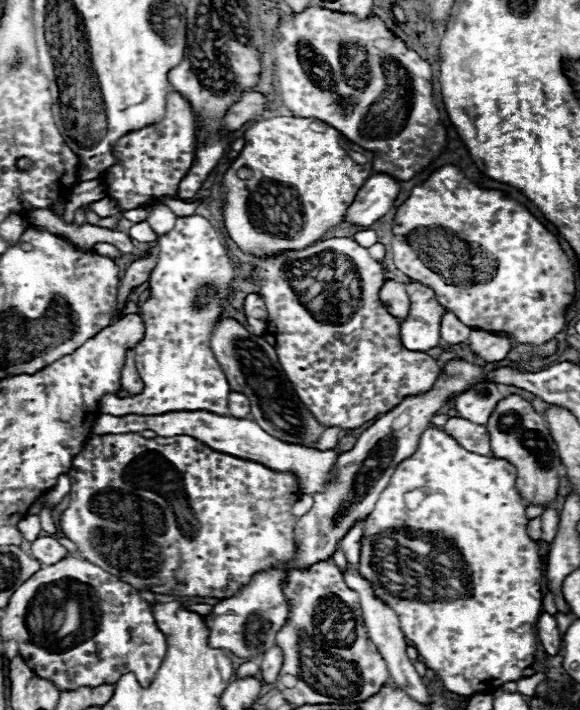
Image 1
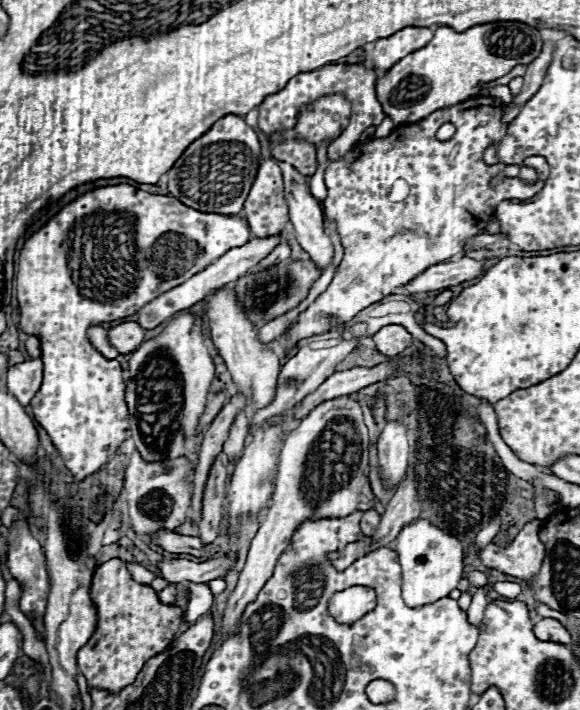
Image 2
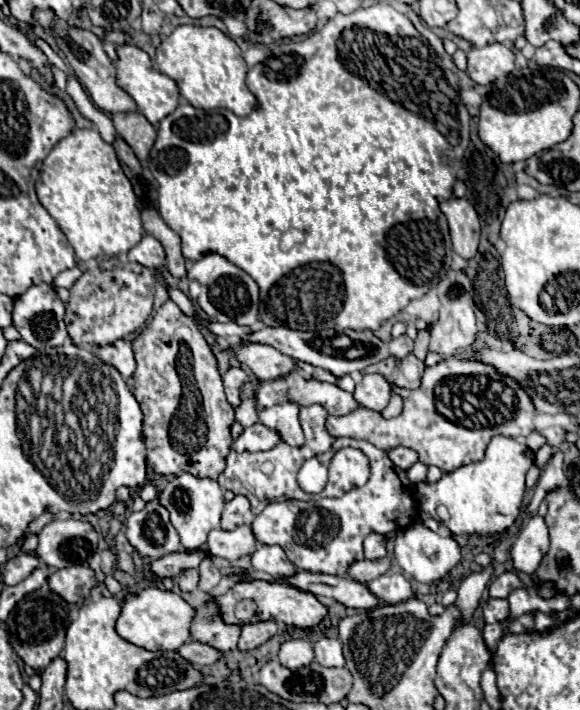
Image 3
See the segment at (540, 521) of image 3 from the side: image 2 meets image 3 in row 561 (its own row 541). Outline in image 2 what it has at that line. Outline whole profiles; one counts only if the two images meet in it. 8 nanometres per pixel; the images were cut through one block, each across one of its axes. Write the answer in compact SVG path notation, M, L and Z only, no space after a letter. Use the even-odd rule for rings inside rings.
M538 518L530 520L518 532L518 536L512 540L512 544L508 544L506 548L488 544L478 554L478 558L484 562L484 566L494 568L502 574L514 576L514 578L530 584L538 576L540 564L542 564L544 552L546 552L544 544L538 538L540 524L542 524L542 520L538 520Z

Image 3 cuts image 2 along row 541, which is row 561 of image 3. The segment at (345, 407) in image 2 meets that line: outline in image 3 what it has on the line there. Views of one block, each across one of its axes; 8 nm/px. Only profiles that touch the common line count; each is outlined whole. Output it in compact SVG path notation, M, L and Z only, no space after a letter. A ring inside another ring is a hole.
M262 546L252 554L252 566L256 570L262 570L266 574L278 574L278 576L292 576L296 572L296 566L284 556L284 550L280 546Z

